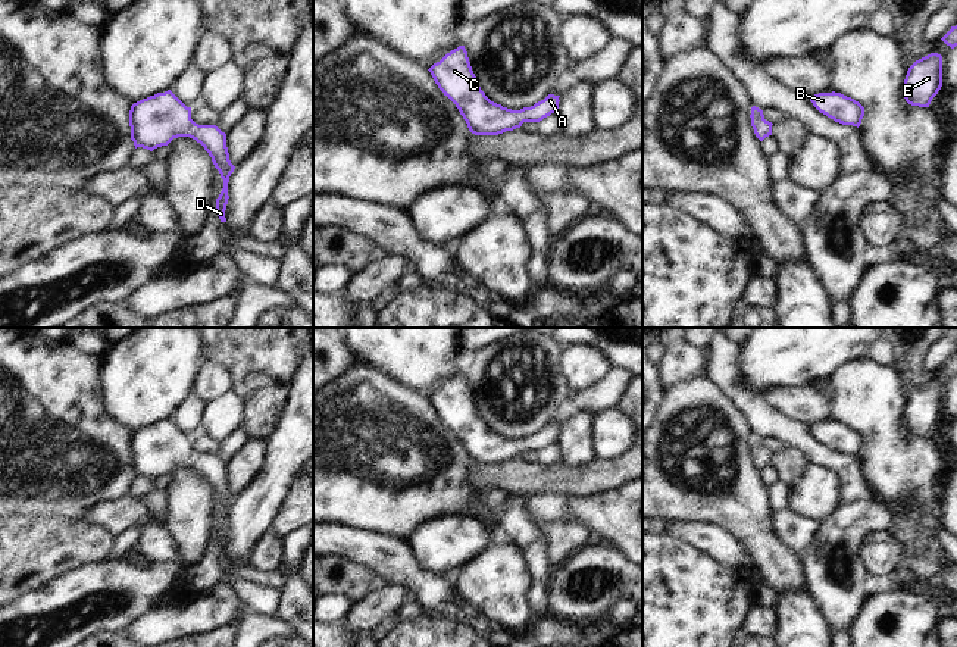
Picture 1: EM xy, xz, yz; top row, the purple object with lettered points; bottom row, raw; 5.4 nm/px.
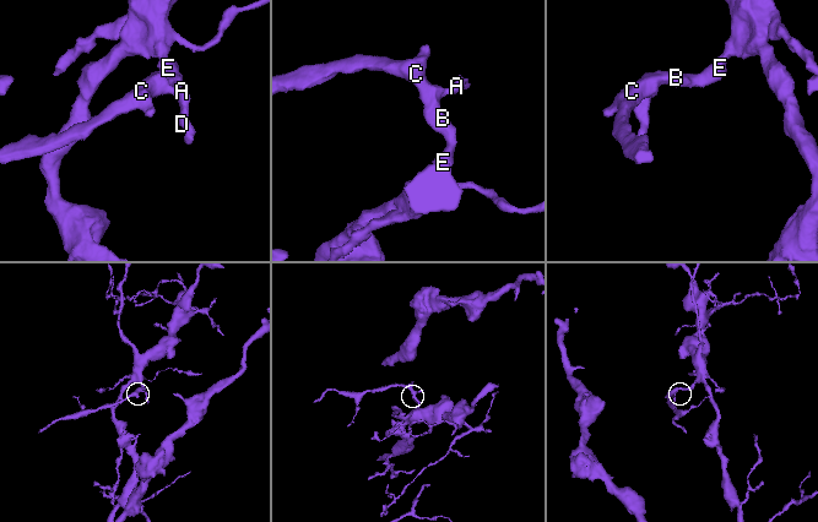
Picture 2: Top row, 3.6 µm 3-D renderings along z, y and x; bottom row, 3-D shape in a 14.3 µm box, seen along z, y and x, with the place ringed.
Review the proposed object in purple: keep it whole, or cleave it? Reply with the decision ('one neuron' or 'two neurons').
one neuron

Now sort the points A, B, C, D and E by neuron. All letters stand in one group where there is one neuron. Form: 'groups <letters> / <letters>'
groups A B C D E

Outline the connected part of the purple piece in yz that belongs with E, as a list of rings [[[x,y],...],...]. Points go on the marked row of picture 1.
[[[931,53],[916,60],[907,71],[903,94],[908,104],[929,107],[942,87],[942,56]]]

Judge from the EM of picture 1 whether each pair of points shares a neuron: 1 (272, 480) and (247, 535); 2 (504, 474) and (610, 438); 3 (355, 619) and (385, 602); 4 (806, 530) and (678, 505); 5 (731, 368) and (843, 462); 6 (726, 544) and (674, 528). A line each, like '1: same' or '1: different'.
1: same
2: different
3: same
4: different
5: same
6: same

